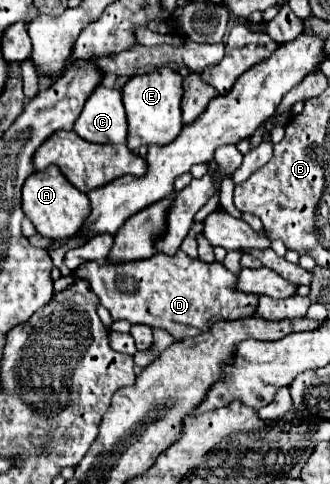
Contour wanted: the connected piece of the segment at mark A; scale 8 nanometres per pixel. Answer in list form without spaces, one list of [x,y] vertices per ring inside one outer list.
[[[47,167],[45,171],[35,171],[27,177],[23,185],[23,213],[35,225],[39,235],[53,241],[63,241],[75,237],[81,231],[91,209],[85,193],[69,187],[65,175],[61,175],[57,167]]]

